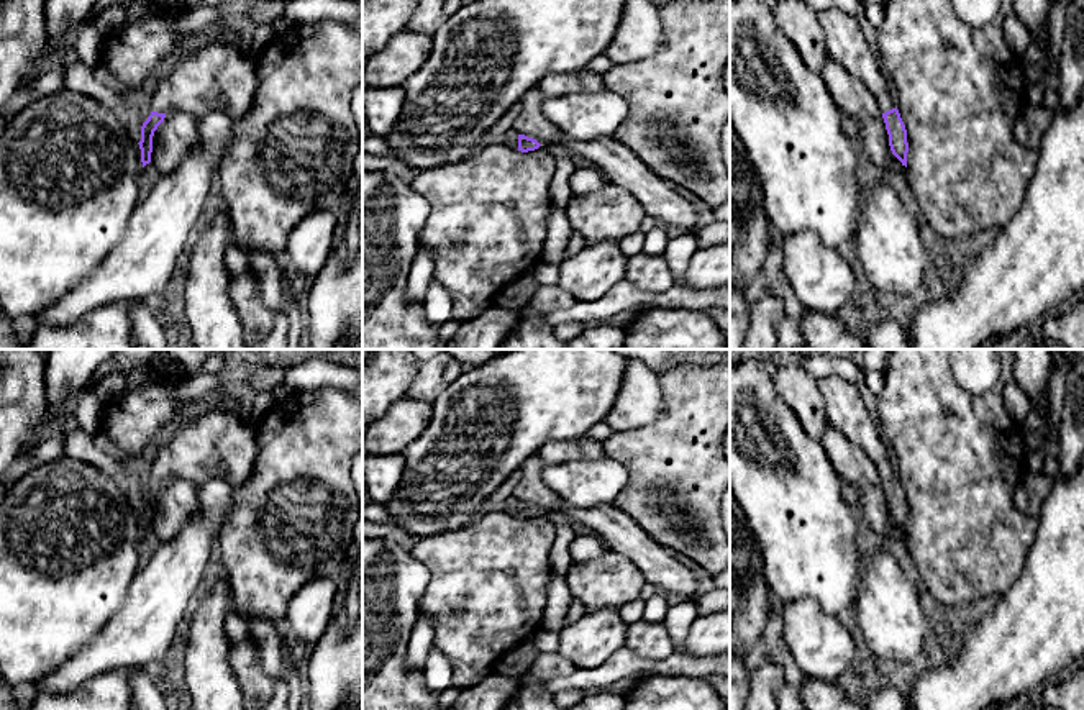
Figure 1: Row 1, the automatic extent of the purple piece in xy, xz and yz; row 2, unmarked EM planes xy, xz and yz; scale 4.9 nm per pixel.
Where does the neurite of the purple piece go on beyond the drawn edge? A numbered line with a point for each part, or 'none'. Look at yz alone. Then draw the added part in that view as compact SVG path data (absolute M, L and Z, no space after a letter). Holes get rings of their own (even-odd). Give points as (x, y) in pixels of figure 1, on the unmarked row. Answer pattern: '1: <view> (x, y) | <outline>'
1: yz (845, 410) | M831 372L828 377L818 379L817 384L825 400L827 423L872 459L882 480L892 477L882 438L854 382L848 382Z

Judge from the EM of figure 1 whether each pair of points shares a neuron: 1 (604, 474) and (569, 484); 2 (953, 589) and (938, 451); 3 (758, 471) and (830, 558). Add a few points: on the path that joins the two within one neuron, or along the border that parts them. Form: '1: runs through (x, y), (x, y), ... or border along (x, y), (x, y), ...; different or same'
1: runs through (596, 482), (578, 482); same
2: runs through (953, 555), (953, 486); same
3: runs through (779, 492), (796, 509), (809, 537); same

